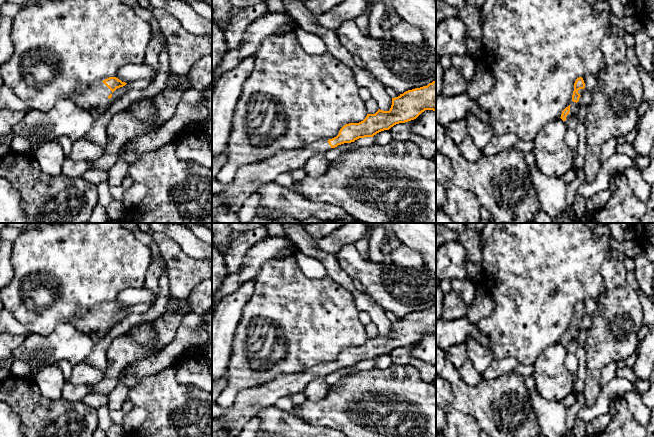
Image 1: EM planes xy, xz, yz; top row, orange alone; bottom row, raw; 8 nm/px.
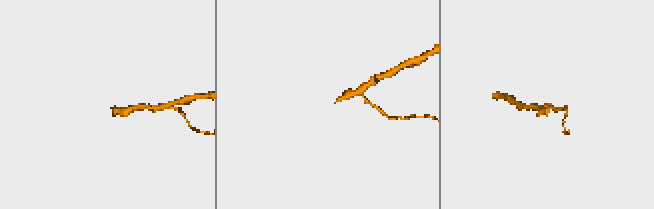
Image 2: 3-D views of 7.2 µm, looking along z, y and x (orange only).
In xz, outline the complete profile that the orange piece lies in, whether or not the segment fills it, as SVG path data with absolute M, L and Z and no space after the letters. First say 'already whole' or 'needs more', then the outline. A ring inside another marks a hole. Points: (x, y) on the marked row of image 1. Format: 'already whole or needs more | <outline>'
needs more | M436 80L392 98L389 111L379 109L375 114L367 114L359 123L344 125L339 134L328 141L320 140L302 148L281 151L268 159L241 166L234 179L217 195L232 211L238 211L243 201L259 187L275 181L281 174L303 169L305 162L313 155L359 138L373 137L396 124L416 119L425 110L436 111Z

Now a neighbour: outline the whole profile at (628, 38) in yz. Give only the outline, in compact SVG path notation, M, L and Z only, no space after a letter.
M625 31L625 34L622 39L623 39L627 49L634 49L634 46L635 46L634 35Z

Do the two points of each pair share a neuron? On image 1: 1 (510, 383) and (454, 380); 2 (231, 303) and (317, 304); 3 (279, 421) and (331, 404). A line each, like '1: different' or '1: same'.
1: same
2: different
3: different

